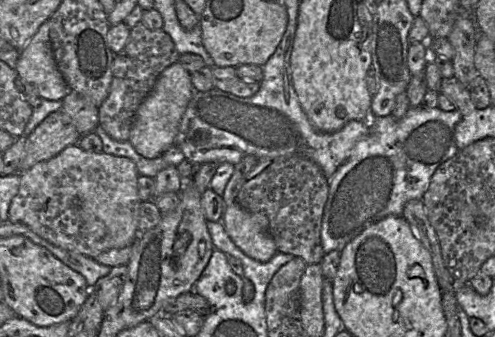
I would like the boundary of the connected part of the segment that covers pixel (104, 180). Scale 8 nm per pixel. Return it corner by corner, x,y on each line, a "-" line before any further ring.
75,144
53,158
20,172
19,177
20,186
10,203
8,222
22,223
51,244
91,258
110,249
133,245
137,239
139,205
142,201
138,195
139,172
129,158
104,152
88,152

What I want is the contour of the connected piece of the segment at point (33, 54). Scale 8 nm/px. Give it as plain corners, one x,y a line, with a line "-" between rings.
49,19
20,50
15,71
45,100
63,100
70,88
57,68
49,36

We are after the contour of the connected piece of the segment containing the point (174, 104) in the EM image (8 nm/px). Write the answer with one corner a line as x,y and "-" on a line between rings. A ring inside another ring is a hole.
180,62
173,63
161,72
154,87
140,104
130,131
129,142
138,154
153,159
175,145
181,118
194,91
190,73

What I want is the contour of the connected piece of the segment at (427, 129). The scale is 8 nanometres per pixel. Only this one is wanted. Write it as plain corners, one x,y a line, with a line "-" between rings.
423,106
409,107
400,119
393,115
376,117
370,113
370,118
365,120
369,128
368,134
355,144
347,160
328,179
329,194
321,226
324,253
341,251
348,242
370,225
389,215
402,216
403,208
408,201
422,200
436,169
458,152
454,129
461,118
458,110
443,111
438,107

